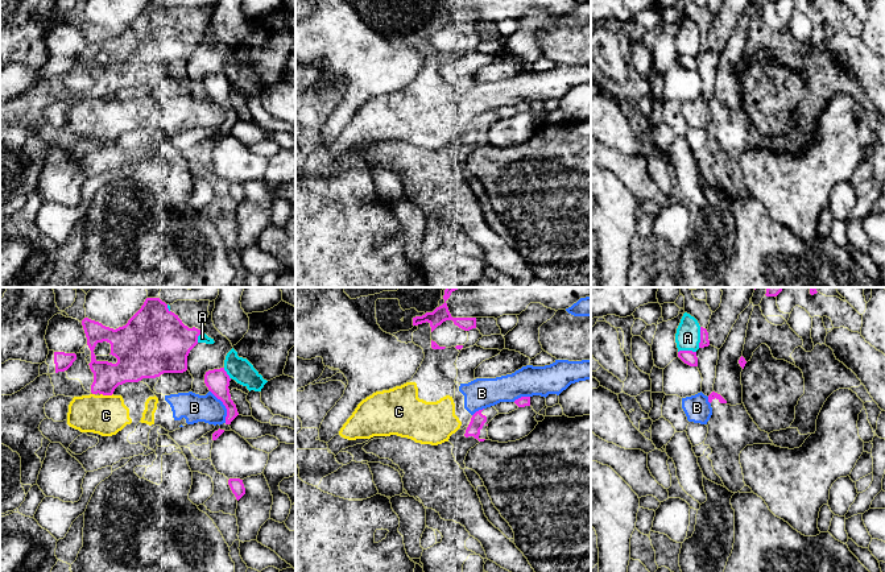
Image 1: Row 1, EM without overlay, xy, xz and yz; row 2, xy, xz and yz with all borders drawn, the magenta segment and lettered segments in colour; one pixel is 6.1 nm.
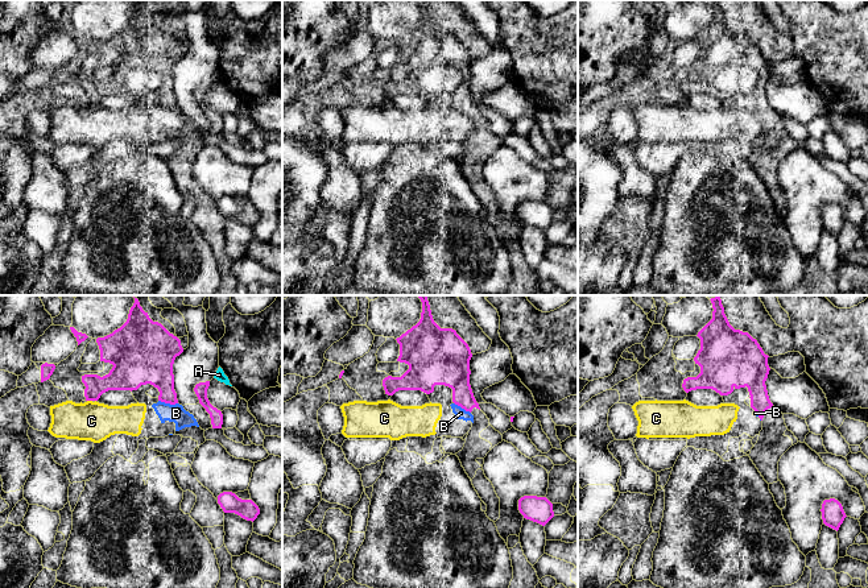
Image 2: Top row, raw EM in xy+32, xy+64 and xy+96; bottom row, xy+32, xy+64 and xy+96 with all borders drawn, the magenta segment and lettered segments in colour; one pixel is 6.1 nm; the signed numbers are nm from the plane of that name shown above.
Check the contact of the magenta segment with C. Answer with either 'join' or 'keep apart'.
keep apart

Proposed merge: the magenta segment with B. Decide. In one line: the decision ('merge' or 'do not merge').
do not merge

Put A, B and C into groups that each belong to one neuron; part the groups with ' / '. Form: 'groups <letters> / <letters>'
groups A / B C

